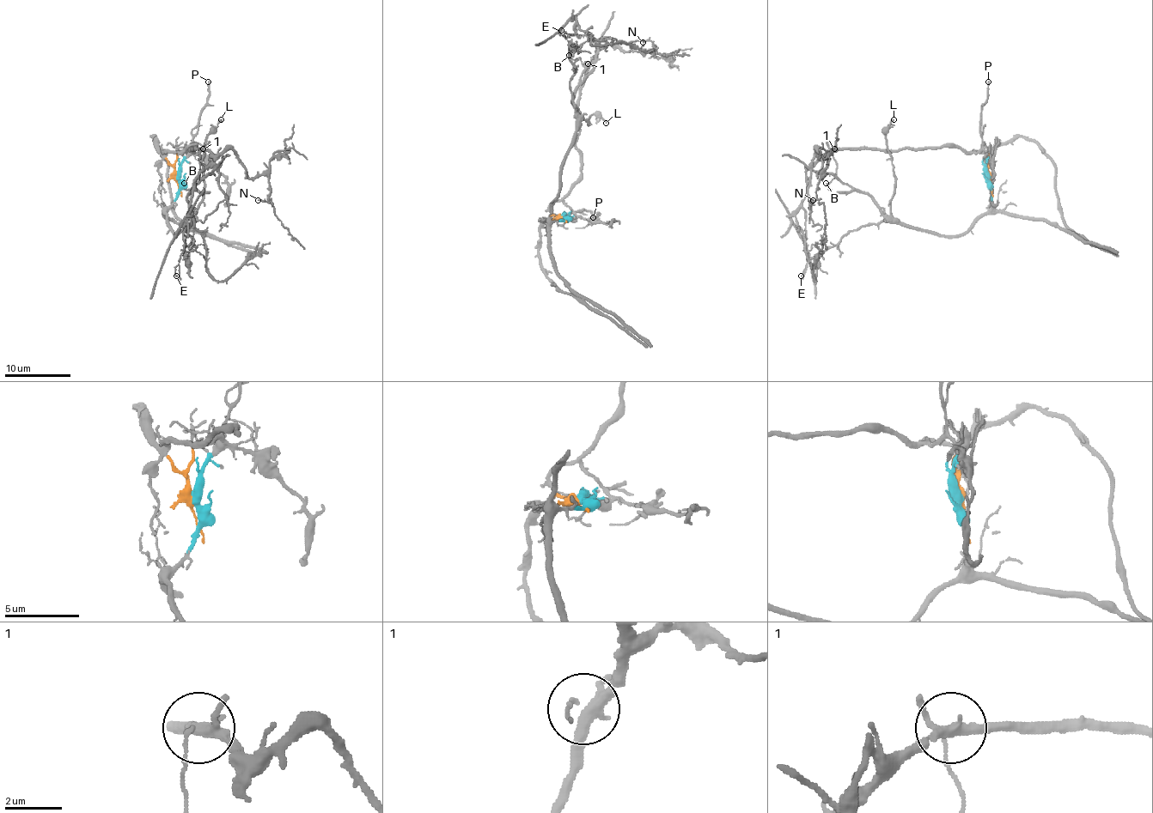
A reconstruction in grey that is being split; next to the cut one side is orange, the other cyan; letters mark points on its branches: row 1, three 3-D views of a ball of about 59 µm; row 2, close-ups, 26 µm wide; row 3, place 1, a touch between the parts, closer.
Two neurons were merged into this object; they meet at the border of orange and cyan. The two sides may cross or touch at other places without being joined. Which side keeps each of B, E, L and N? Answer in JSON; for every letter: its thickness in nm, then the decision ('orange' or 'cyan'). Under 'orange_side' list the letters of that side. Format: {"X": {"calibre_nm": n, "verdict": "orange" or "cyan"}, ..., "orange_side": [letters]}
{"B": {"calibre_nm": 120, "verdict": "cyan"}, "E": {"calibre_nm": 80, "verdict": "orange"}, "L": {"calibre_nm": 140, "verdict": "cyan"}, "N": {"calibre_nm": 80, "verdict": "orange"}, "orange_side": ["E", "N"]}

